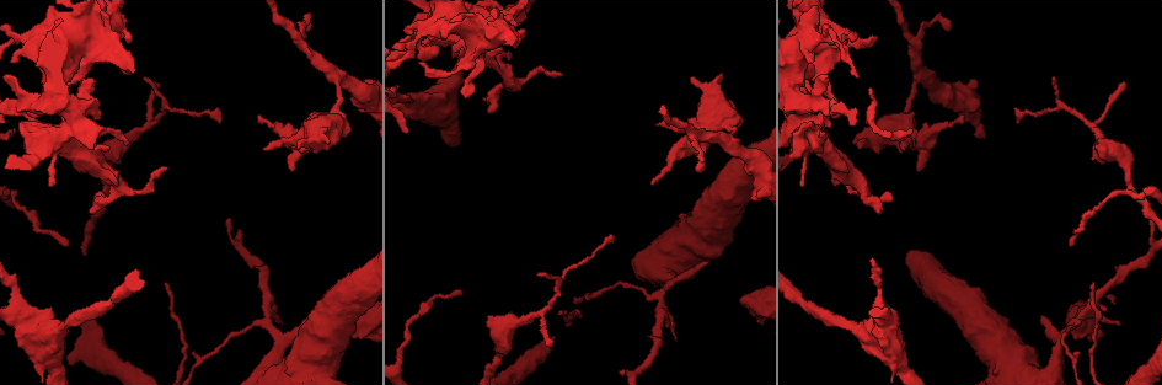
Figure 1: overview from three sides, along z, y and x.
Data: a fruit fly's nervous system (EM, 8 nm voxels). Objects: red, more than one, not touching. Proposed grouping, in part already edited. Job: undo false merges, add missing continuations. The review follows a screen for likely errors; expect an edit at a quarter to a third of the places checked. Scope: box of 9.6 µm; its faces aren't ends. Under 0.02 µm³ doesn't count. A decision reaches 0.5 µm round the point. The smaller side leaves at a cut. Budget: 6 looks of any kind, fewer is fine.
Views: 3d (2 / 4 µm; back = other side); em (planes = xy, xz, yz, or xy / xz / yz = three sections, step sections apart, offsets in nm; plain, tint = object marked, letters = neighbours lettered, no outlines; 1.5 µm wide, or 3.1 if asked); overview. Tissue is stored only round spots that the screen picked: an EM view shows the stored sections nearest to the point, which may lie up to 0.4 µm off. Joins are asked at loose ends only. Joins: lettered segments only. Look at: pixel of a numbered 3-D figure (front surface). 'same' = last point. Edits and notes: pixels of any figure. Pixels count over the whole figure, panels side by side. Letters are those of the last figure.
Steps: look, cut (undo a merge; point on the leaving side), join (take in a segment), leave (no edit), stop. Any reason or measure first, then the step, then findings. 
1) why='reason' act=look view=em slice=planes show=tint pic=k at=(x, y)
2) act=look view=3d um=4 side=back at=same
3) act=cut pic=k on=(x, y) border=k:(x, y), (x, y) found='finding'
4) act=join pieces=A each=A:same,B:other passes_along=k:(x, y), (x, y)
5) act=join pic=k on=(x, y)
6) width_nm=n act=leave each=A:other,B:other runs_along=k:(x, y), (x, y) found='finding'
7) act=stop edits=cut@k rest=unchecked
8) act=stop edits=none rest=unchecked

why='an open end' act=look view=3d um=2 pic=1 at=(827, 124)

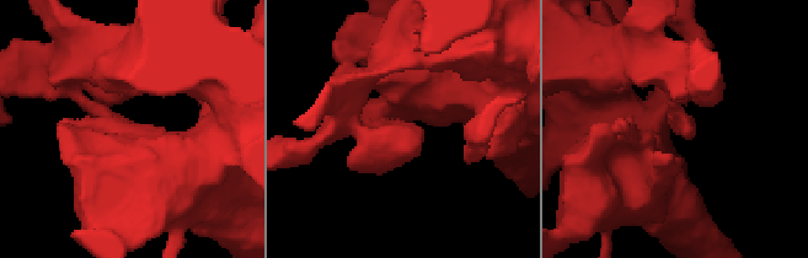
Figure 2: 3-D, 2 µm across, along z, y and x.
act=look view=em slice=planes show=plain pic=2 at=(687, 125)

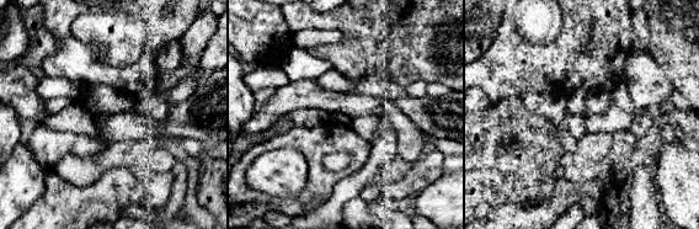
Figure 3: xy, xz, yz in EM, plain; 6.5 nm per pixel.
act=look view=em slice=planes show=letters at=same

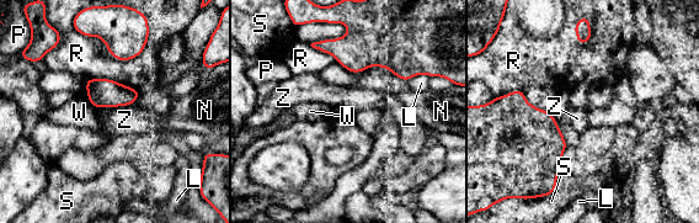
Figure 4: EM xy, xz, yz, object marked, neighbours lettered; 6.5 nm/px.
longest_contact=R:320nm act=leave each=L:other,N:other,P:other,R:other,S:other,W:other,Z:other border=4:(100, 40), (122, 60), (148, 42) found='none of them fits'

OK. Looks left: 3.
why='free end' act=look view=em slice=planes show=letters pic=1 at=(408, 30)

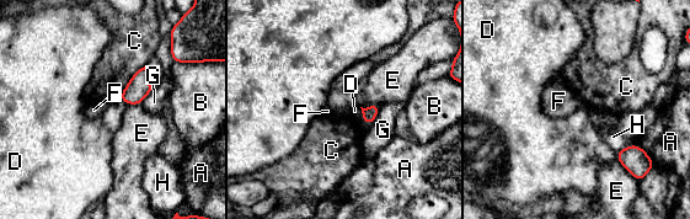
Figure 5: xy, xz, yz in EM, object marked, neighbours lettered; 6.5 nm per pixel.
act=leave each=A:other,B:other,C:other,D:other,E:other,F:other,G:other,H:other border=5:(380, 107), (370, 124) found='no lettered segment goes on from it'

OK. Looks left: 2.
why='branch stops here' act=look view=em slice=xy step=4 show=letters pic=1 at=(264, 150)

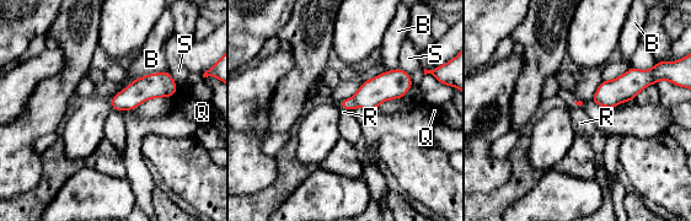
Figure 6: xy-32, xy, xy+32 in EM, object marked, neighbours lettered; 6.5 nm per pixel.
act=look view=em slice=planes show=letters at=same

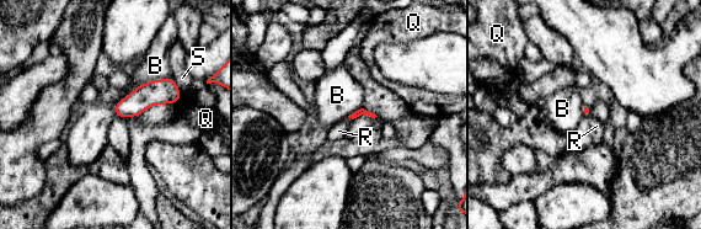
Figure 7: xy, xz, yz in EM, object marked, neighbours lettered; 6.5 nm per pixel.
act=leave each=B:other,Q:other,R:other,S:other border=7:(171, 76), (145, 81), (123, 97) found='none of them fits'

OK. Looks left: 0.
act=stop edits=none rest=unchecked

